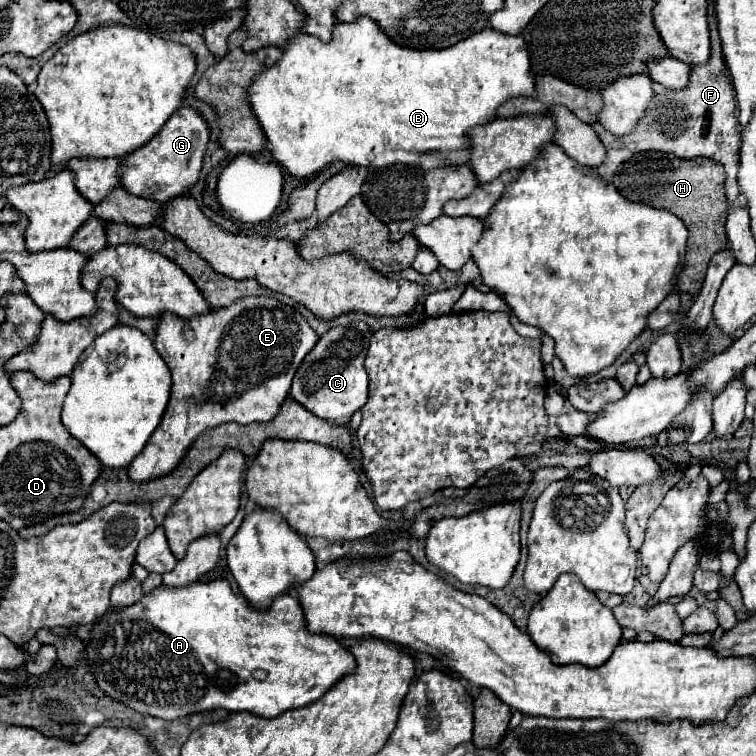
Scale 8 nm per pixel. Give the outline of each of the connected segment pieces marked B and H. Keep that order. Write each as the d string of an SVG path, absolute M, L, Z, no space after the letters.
M361 17L355 23L337 25L333 31L333 39L329 43L323 43L317 37L305 35L305 33L297 35L297 39L289 41L283 47L281 61L275 63L273 67L265 69L261 75L257 75L251 89L249 89L249 101L253 105L257 119L261 121L265 135L267 135L269 151L273 153L275 161L279 165L283 165L295 177L311 177L335 161L341 161L345 165L375 167L375 169L387 167L393 163L403 163L403 165L421 167L423 171L449 167L449 165L455 165L455 167L467 165L471 161L471 137L467 135L467 131L471 127L485 125L485 123L497 119L497 109L515 97L527 97L527 99L535 97L535 79L531 73L531 65L529 65L529 51L527 51L527 45L521 35L505 35L505 33L497 33L495 29L483 29L481 33L467 37L465 41L459 41L457 45L453 45L449 49L441 49L441 51L439 49L409 49L409 47L397 45L395 41L389 41L389 37L385 37L385 33L381 33L381 27L377 27L373 23L373 19L369 19L369 17Z
M661 155L663 161L647 161L647 159L629 159L621 163L611 183L617 191L629 201L647 203L651 207L667 209L677 215L689 229L687 241L687 263L677 277L677 289L683 293L697 295L707 265L715 253L723 249L723 241L727 247L725 221L727 221L727 197L725 197L725 171L723 165L715 161L685 161L673 155Z

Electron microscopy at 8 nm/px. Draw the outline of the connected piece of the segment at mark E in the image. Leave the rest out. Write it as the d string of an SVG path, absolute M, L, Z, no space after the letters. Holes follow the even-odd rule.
M245 297L229 307L211 309L209 313L197 315L193 319L179 319L171 313L165 313L159 321L153 343L173 375L171 399L159 427L149 437L145 449L131 461L129 479L141 483L171 473L181 463L181 457L185 457L185 449L189 449L189 445L193 445L193 441L211 427L231 421L239 425L249 425L255 421L271 421L279 413L285 397L289 395L297 367L301 365L309 349L313 349L317 339L319 337L309 327L307 319L275 297ZM183 325L189 325L195 331L193 341L185 341L181 337Z

